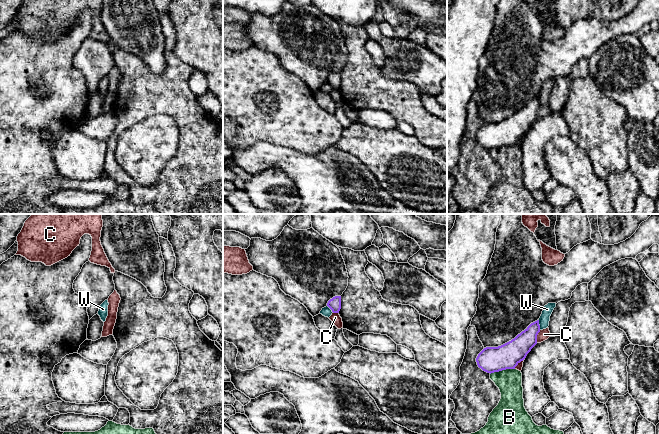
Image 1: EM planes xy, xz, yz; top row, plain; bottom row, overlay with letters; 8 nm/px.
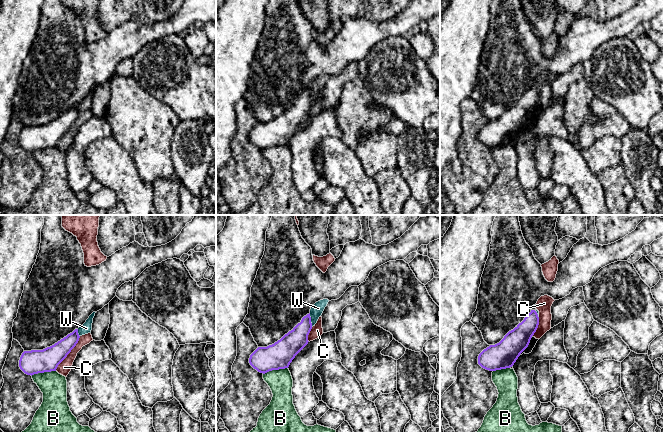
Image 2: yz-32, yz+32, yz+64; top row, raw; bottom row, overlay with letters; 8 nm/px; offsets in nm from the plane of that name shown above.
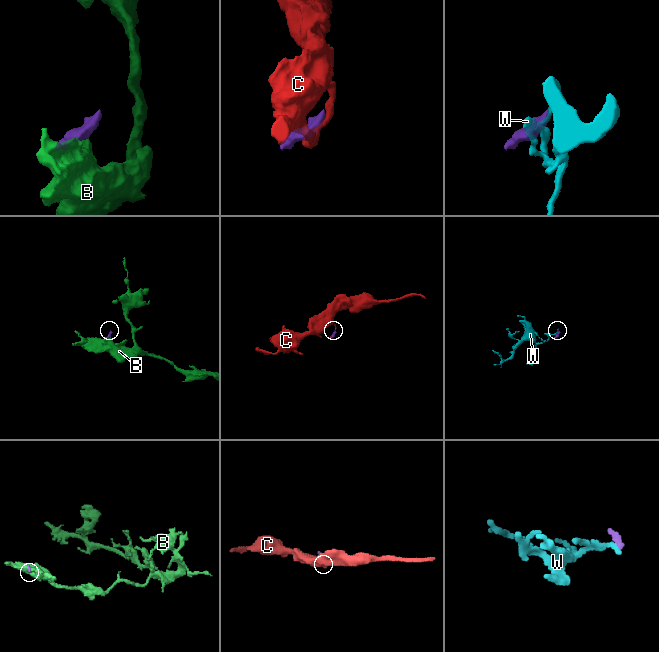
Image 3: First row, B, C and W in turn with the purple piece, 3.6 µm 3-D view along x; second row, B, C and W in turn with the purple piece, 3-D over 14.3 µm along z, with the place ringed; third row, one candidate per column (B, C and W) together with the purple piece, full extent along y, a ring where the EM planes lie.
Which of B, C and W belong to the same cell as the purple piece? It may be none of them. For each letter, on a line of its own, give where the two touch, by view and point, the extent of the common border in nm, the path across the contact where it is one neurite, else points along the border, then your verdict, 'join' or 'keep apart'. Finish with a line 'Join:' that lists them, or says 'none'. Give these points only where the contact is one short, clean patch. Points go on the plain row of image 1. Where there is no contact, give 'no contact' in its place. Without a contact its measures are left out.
B: meets purple in yz at (502, 145); contact 200 nm long; keep apart
C: meets purple in yz at (536, 112); contact 110 nm long; keep apart
W: meets purple in yz at (539, 101); contact 80 nm long; border along yz (538, 96), (540, 105); keep apart
Join: none

